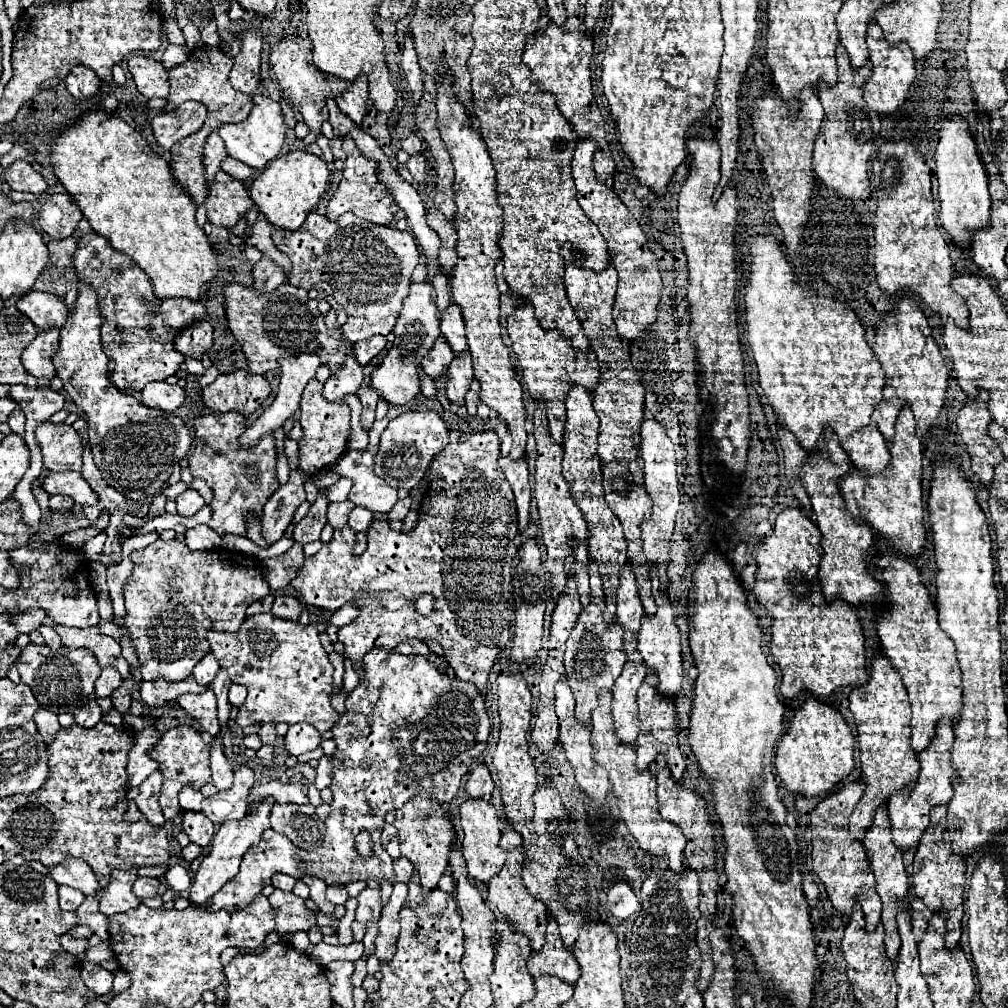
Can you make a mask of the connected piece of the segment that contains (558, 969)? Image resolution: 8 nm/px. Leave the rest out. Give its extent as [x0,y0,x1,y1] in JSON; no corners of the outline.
[527,921,579,983]

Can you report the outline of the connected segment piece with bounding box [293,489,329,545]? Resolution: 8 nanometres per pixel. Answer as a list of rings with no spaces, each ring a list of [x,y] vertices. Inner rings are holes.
[[[321,489],[319,495],[317,495],[317,501],[315,505],[309,509],[307,517],[295,525],[293,529],[293,539],[301,545],[307,545],[307,543],[313,543],[319,539],[321,535],[321,529],[323,525],[327,523],[327,517],[325,517],[325,511],[327,511],[327,497],[325,497],[325,490]]]

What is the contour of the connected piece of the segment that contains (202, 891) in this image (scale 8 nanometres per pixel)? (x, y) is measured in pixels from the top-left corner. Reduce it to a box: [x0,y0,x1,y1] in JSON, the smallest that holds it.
[189,797,275,905]

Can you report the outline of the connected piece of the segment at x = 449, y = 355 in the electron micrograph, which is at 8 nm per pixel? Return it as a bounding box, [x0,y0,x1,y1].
[423,337,453,379]

